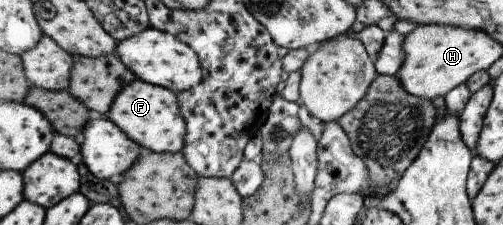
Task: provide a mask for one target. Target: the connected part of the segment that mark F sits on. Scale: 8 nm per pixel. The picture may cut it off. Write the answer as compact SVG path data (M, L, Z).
M138 79L120 87L107 110L107 119L143 151L153 153L180 153L183 145L184 123L180 116L175 93Z

